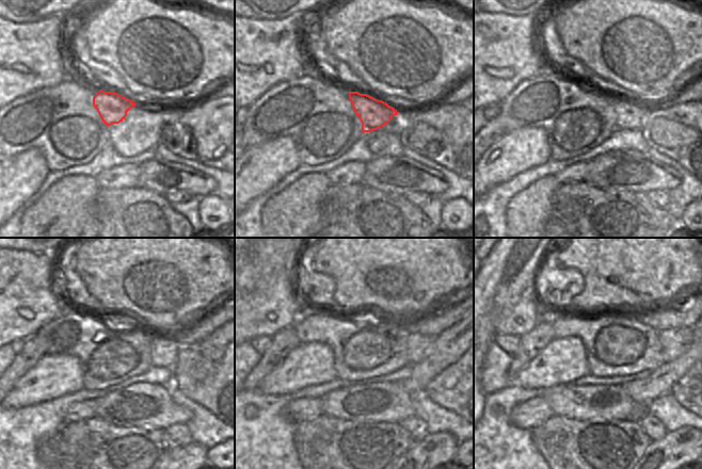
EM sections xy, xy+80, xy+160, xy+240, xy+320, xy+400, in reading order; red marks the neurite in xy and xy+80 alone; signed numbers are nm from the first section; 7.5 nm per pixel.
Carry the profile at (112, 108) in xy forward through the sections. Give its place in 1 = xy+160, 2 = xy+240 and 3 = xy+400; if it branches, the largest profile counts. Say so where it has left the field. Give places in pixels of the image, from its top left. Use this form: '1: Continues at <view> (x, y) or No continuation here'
1: Continues at xy+160 (629, 113)
2: Continues at xy+240 (164, 349)
3: Continues at xy+400 (674, 341).

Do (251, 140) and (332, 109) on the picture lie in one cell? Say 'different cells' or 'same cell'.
same cell

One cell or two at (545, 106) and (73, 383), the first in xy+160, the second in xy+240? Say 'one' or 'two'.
two

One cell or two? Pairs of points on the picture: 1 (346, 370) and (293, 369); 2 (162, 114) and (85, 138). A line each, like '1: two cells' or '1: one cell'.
1: two cells
2: two cells

